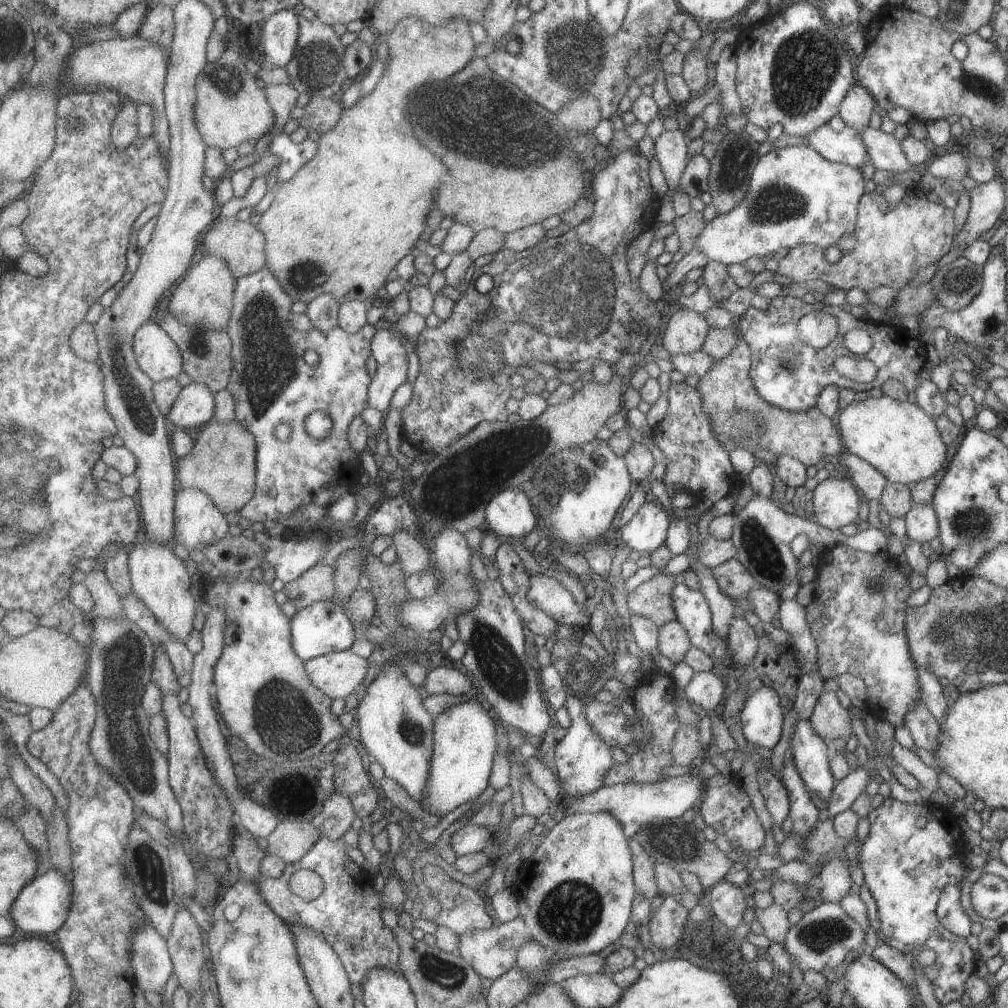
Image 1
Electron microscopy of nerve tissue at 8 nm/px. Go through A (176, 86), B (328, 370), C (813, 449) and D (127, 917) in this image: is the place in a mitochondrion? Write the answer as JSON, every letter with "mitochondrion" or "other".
{"A":"other","B":"other","C":"other","D":"mitochondrion"}

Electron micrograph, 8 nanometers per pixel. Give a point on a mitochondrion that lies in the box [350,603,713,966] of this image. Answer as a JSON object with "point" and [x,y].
{"point":[569,914]}

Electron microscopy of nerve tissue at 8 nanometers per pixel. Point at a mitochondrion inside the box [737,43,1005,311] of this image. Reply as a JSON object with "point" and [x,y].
{"point":[770,203]}

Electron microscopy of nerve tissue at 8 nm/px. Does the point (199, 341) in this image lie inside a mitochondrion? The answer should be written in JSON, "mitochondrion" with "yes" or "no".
{"mitochondrion":"yes"}

